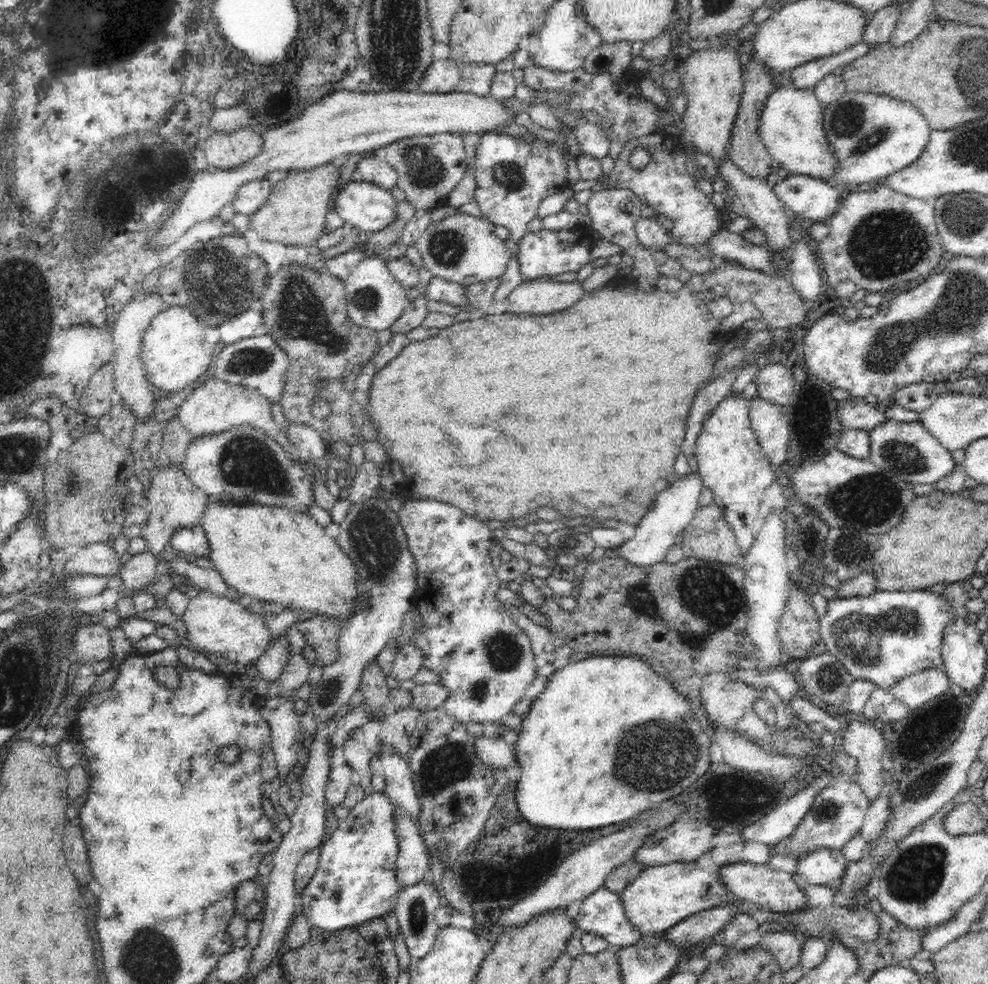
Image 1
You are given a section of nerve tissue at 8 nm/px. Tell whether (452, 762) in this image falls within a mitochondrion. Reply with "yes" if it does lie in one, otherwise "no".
yes

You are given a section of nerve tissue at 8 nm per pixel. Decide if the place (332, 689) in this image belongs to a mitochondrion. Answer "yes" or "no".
yes

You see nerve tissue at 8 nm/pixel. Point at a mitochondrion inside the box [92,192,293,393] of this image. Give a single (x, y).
(220, 274)

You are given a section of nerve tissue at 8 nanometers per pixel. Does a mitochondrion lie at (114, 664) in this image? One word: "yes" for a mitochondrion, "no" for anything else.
no

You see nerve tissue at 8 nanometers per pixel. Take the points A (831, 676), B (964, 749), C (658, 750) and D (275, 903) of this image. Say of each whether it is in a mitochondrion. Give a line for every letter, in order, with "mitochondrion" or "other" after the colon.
A: mitochondrion
B: other
C: mitochondrion
D: other

